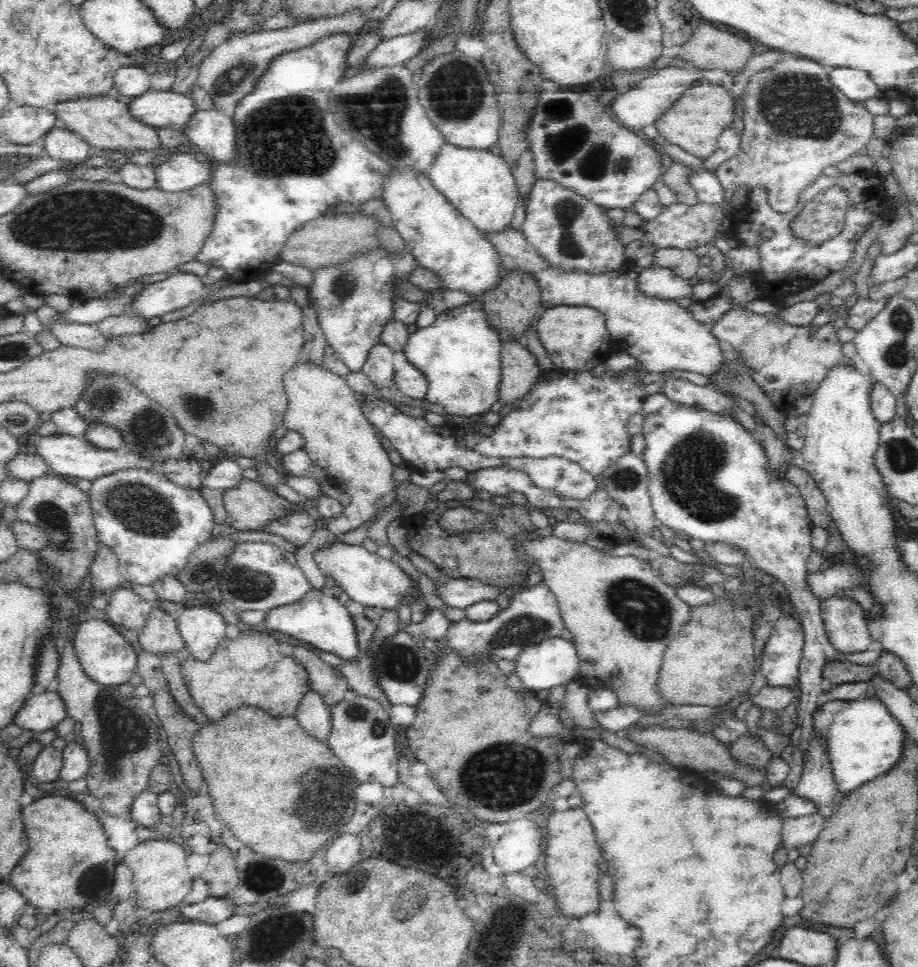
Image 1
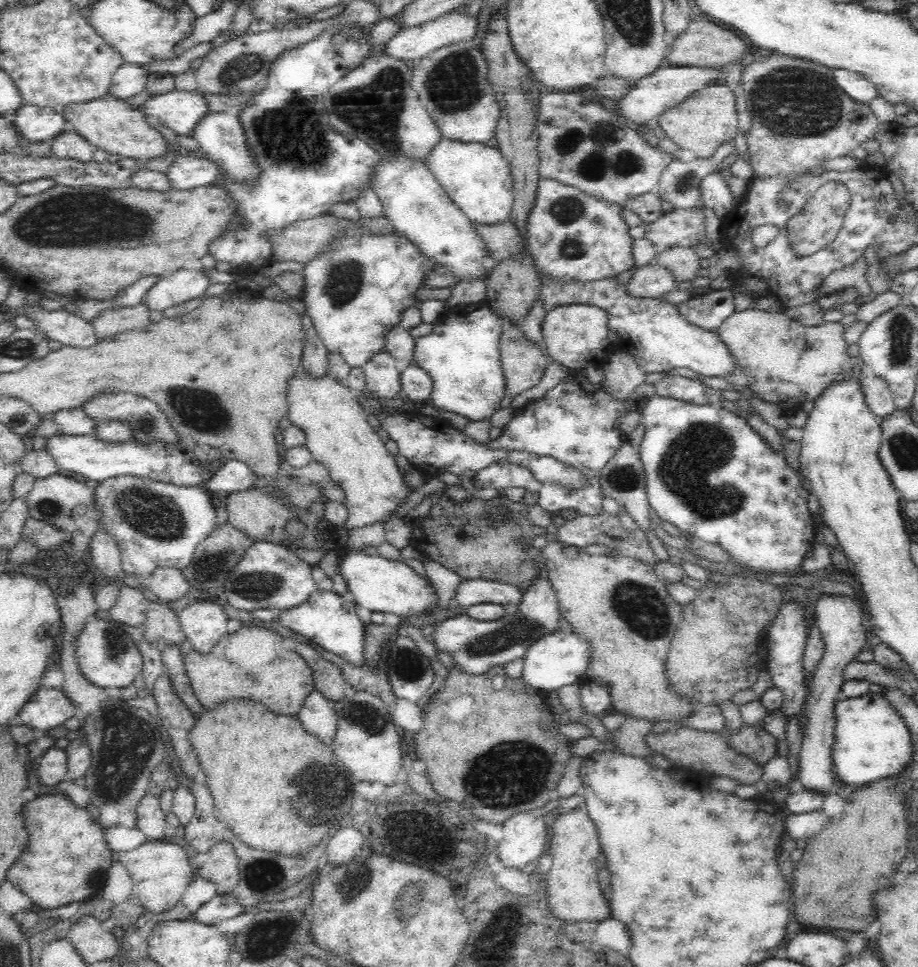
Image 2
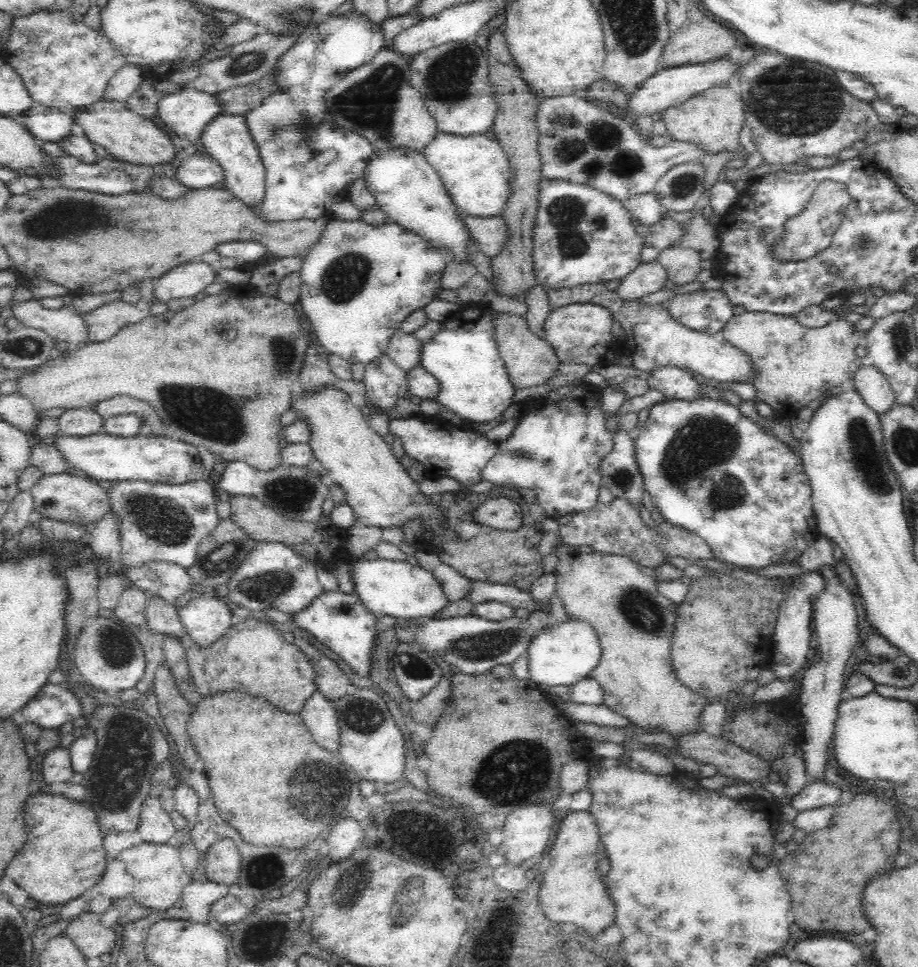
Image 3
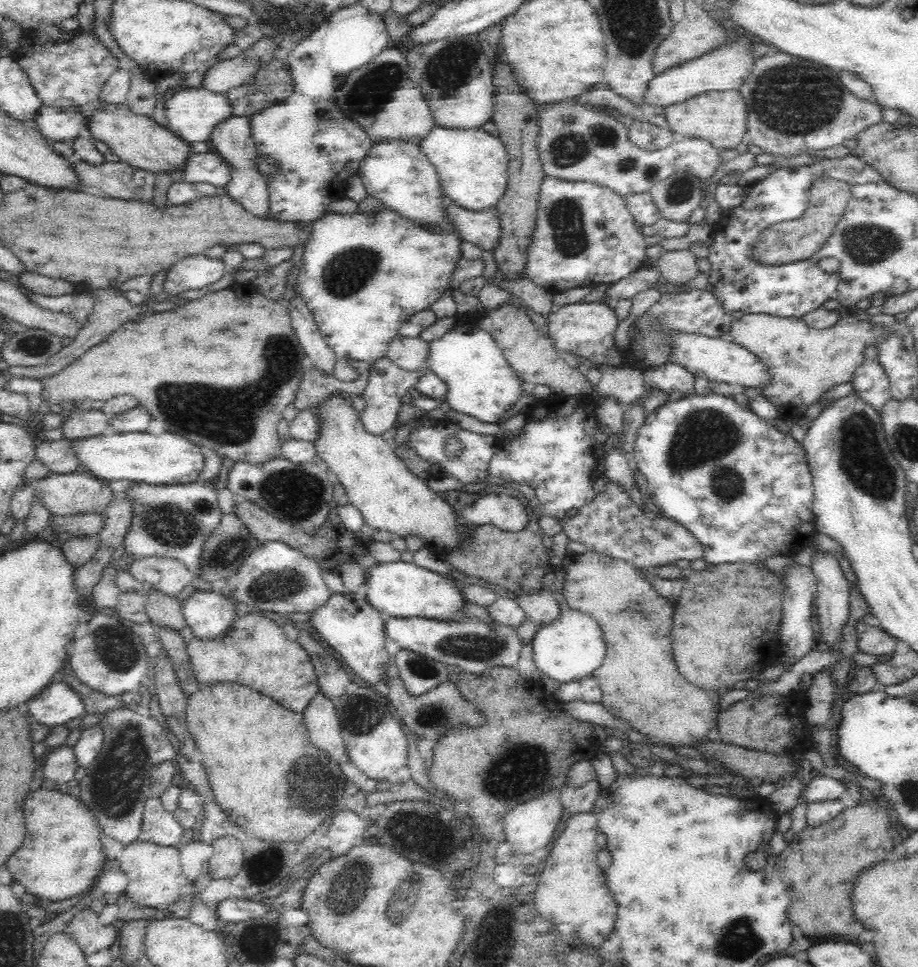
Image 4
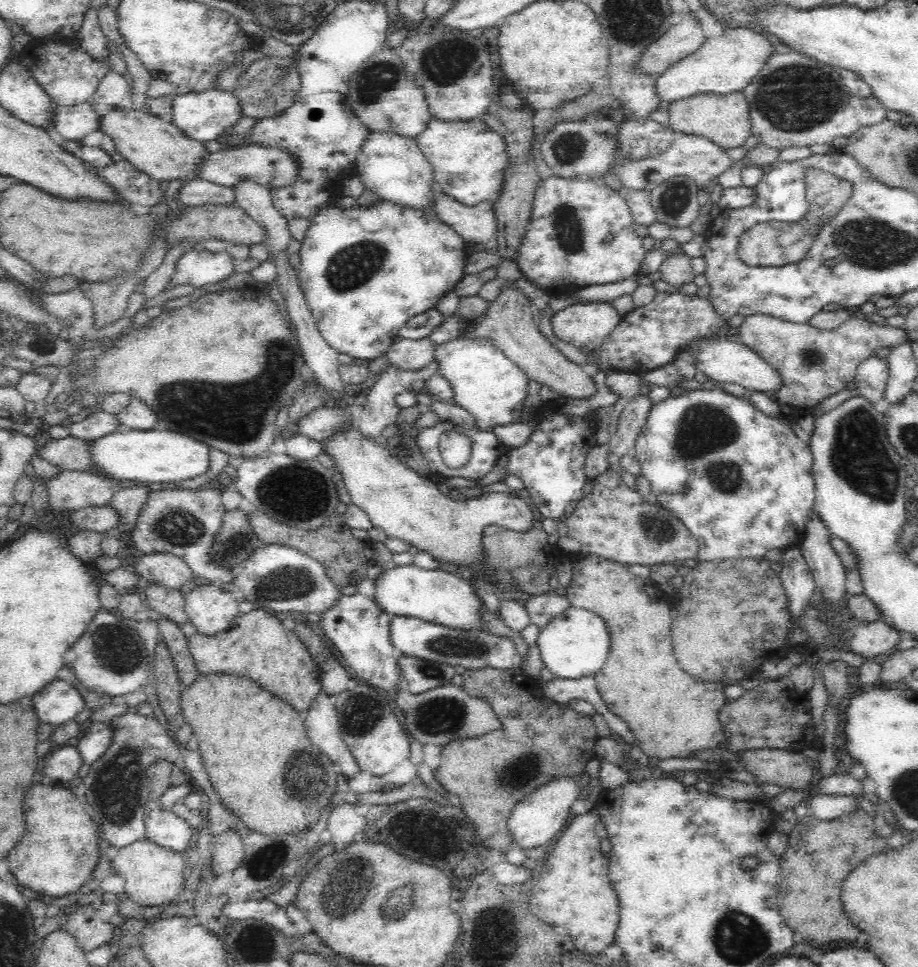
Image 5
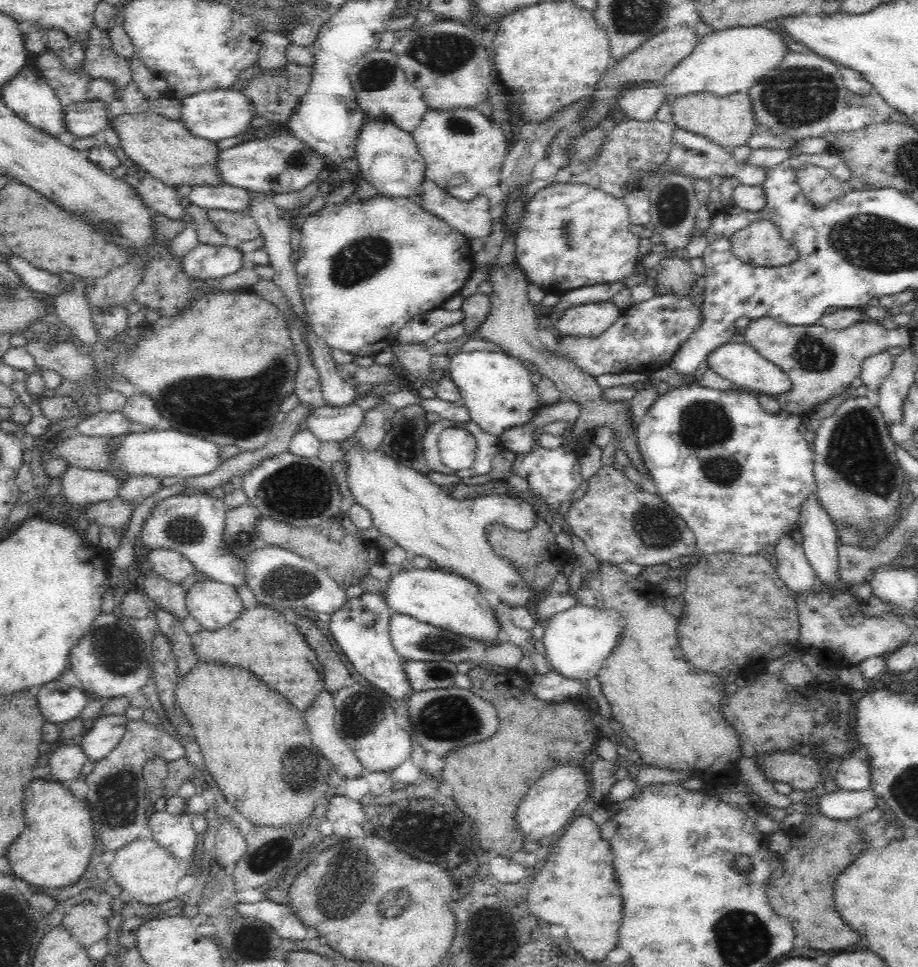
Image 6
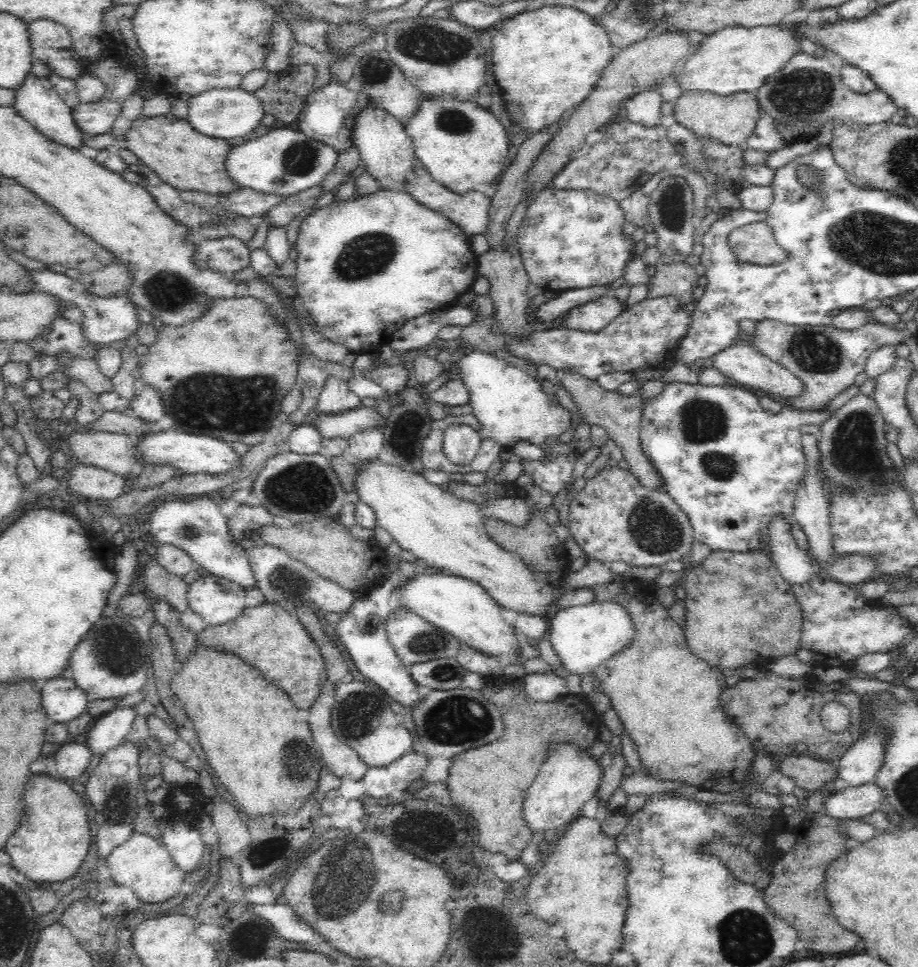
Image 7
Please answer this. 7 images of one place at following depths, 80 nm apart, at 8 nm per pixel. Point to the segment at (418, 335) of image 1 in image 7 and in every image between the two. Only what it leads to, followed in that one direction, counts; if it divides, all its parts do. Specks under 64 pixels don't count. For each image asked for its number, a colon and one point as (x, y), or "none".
2: (461, 355)
3: (463, 357)
4: (480, 383)
5: (486, 384)
6: (496, 389)
7: (509, 404)

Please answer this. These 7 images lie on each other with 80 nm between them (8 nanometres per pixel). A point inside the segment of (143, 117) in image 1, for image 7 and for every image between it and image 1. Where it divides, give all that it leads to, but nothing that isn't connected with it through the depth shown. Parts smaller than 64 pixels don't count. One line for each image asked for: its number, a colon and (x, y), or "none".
2: (180, 111)
3: (187, 113)
4: (192, 114)
5: (206, 115)
6: (217, 114)
7: (218, 113)

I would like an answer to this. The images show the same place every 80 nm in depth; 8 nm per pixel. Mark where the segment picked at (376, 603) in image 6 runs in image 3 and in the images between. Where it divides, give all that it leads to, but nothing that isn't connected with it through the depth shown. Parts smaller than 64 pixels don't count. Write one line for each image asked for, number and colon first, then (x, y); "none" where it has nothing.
3: (340, 621)
4: (348, 623)
5: (355, 624)

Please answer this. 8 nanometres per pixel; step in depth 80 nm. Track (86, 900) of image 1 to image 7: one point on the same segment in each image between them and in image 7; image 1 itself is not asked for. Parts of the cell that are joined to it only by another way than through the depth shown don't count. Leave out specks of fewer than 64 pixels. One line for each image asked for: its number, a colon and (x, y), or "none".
2: (67, 860)
3: (64, 857)
4: (62, 855)
5: (58, 854)
6: (54, 851)
7: (53, 839)

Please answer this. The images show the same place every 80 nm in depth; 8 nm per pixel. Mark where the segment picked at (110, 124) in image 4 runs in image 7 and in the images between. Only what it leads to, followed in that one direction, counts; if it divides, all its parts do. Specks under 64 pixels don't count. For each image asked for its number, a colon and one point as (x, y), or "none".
5: (155, 146)
6: (165, 149)
7: (182, 158)

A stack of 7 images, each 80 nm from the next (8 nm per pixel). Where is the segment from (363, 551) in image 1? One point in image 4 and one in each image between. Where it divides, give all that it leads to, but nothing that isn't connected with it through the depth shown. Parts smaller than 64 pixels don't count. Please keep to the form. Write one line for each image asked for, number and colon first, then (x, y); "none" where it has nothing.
2: (389, 586)
3: (386, 587)
4: (400, 589)

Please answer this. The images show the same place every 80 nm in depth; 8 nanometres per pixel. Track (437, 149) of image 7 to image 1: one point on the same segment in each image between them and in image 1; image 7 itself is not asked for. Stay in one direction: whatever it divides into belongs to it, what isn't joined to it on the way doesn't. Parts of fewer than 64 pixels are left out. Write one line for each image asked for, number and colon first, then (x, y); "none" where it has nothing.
1: (480, 185)
2: (477, 177)
3: (475, 170)
4: (472, 165)
5: (469, 160)
6: (463, 150)

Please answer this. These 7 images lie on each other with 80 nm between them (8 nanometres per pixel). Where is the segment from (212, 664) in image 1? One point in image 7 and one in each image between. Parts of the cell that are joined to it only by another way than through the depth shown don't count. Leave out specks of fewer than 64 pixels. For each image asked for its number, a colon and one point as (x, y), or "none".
2: (251, 664)
3: (253, 657)
4: (255, 652)
5: (255, 645)
6: (261, 641)
7: (267, 637)

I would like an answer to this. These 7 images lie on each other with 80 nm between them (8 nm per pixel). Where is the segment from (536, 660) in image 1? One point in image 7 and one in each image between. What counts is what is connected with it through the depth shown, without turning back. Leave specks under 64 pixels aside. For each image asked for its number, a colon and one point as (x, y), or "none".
2: (560, 658)
3: (562, 654)
4: (571, 647)
5: (575, 644)
6: (577, 642)
7: (582, 637)

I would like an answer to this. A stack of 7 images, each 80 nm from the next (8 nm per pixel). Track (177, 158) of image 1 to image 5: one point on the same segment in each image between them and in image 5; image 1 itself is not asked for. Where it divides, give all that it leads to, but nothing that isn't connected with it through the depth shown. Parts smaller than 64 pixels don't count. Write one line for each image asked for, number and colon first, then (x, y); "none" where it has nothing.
2: (185, 172)
3: (198, 170)
4: (208, 167)
5: (271, 167)

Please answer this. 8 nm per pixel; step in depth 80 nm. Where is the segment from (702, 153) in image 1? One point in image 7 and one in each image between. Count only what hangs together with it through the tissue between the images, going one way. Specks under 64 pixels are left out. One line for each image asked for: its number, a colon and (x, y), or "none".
2: (702, 121)
3: (712, 119)
4: (720, 118)
5: (725, 119)
6: (728, 121)
7: (731, 120)

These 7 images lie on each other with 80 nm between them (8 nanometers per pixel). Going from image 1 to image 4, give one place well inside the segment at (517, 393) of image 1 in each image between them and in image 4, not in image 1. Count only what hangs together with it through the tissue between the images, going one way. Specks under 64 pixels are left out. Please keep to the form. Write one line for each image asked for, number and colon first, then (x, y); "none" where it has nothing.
2: (523, 363)
3: (529, 361)
4: (530, 354)

